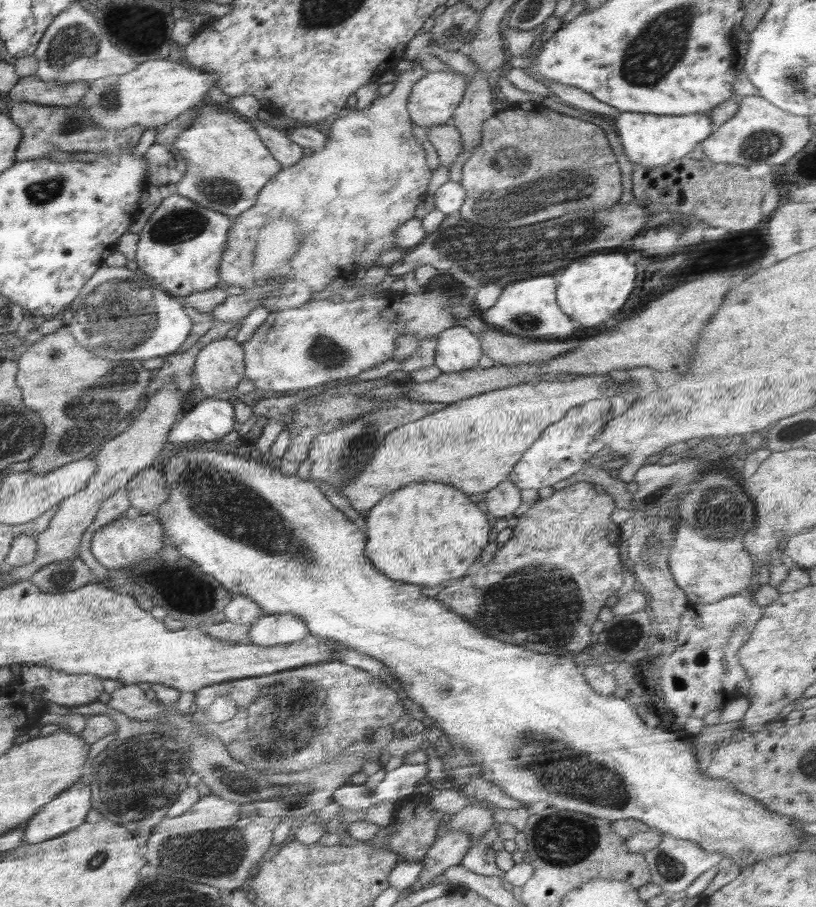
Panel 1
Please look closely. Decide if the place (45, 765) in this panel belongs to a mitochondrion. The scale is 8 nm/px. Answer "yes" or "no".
no

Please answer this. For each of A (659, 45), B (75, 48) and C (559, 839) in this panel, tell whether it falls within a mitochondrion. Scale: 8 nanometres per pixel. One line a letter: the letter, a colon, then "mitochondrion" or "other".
A: mitochondrion
B: mitochondrion
C: mitochondrion

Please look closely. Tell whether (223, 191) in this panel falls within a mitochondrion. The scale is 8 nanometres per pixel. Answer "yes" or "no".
yes

